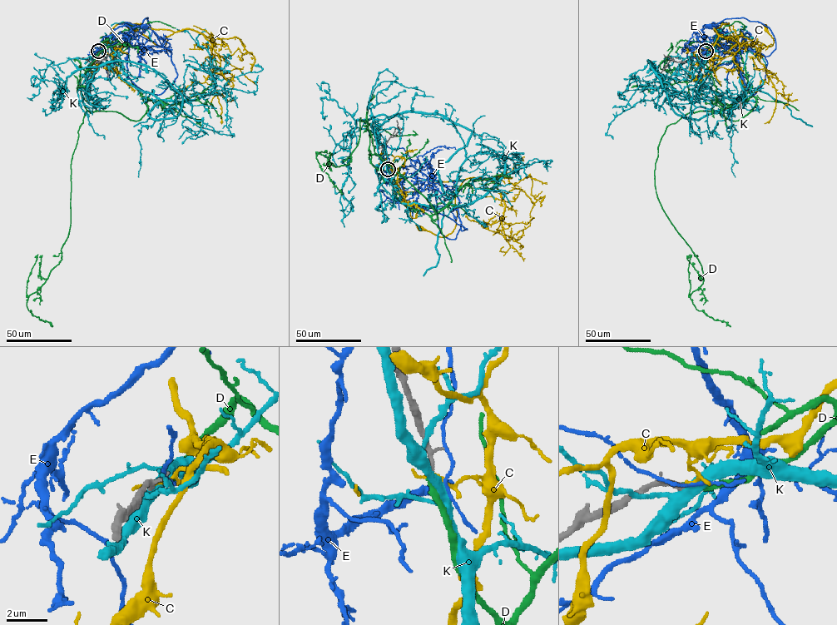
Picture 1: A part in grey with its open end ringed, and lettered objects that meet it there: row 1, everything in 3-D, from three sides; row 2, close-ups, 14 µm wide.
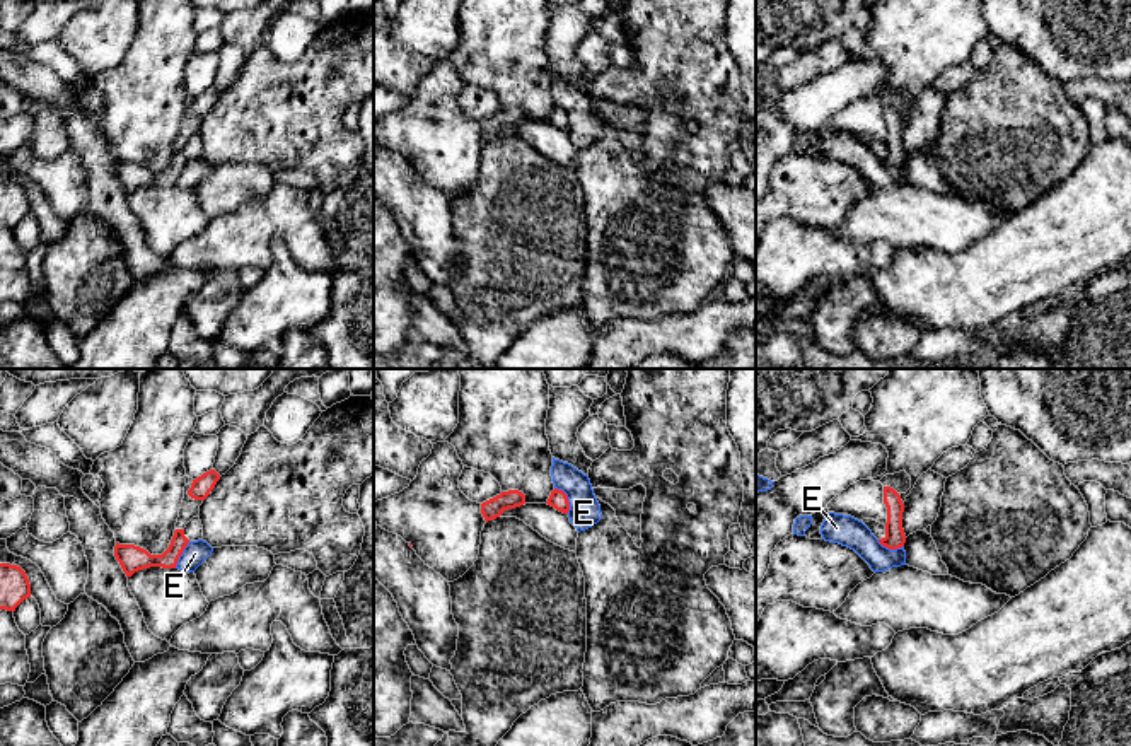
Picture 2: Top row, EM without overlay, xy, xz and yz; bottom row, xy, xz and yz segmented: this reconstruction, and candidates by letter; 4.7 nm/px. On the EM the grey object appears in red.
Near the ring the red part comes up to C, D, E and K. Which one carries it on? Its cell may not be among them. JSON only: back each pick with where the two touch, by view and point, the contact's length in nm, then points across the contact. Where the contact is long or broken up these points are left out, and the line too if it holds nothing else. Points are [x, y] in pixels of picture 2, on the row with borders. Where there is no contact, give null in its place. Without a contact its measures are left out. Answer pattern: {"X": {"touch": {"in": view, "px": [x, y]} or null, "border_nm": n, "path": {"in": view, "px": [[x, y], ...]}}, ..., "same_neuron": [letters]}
{"D": {"touch": null}, "same_neuron": ["D"]}

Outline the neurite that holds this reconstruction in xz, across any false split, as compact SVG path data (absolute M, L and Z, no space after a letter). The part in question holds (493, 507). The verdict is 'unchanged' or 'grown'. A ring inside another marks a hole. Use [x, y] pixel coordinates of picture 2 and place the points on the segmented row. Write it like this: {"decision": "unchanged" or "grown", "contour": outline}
{"decision": "unchanged", "contour": "M519 490L502 492L500 495L481 504L481 514L484 521L500 517L505 510L515 509L525 504L525 495Z"}

